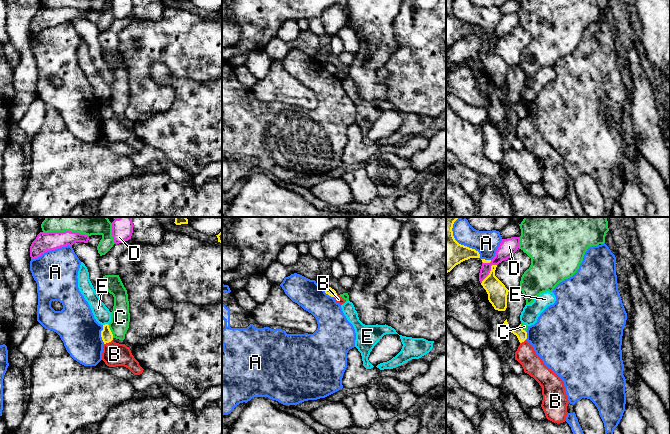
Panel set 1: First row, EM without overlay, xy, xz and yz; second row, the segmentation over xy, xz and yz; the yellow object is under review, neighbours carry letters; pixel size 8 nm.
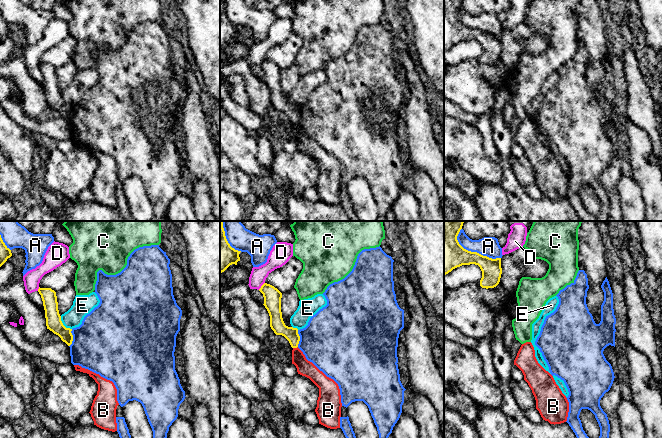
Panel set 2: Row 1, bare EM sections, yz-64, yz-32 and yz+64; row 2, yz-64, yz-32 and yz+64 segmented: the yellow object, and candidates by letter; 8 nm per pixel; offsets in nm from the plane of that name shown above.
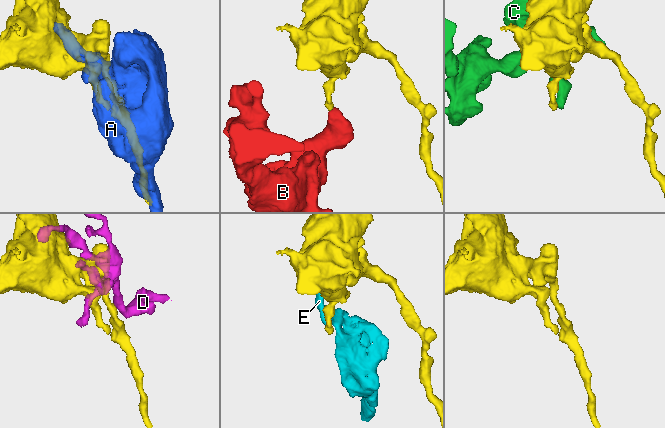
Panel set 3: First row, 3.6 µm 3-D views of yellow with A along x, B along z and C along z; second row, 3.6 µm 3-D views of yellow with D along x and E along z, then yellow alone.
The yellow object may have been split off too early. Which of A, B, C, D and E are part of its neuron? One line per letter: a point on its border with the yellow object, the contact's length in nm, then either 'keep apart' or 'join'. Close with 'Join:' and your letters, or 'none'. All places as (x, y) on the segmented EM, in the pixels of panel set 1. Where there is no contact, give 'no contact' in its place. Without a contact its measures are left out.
A: yz (463, 245) | 440 nm | keep apart
B: xy (108, 342) | 80 nm | keep apart
C: xy (110, 331) | 110 nm | keep apart
D: yz (490, 272) | 200 nm | keep apart
E: xy (105, 324) | 50 nm | keep apart
Join: none

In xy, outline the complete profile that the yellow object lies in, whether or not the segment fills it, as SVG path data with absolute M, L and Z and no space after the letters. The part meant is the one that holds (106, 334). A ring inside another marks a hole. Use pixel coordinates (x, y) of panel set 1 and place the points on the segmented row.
M108 324L103 325L103 330L101 331L101 337L104 344L109 343L113 340L113 334Z

